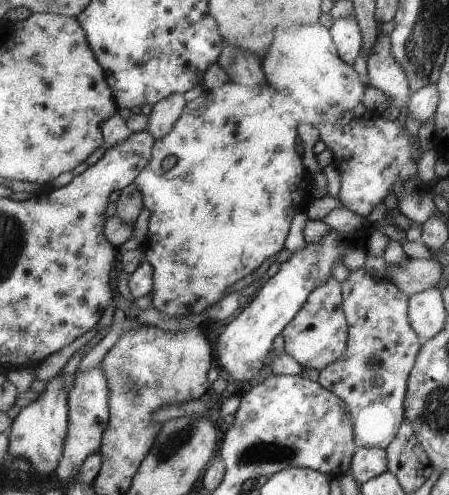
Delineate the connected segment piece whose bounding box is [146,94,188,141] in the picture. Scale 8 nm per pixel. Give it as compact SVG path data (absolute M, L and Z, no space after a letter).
M172 94L159 104L154 104L146 129L151 131L157 141L167 136L183 116L187 103L187 98L183 94Z

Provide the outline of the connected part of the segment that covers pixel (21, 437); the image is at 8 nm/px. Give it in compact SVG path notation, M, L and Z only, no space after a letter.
M63 376L56 377L47 383L46 389L35 402L22 409L9 428L9 456L25 458L31 464L31 472L49 476L59 468L59 461L63 456L63 450L66 449L67 433L70 428L70 392L65 390L68 380Z

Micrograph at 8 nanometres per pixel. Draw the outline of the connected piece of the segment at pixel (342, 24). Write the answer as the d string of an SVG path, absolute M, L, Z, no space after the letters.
M354 13L349 18L334 20L330 33L338 48L338 53L345 62L355 64L363 48L364 34L359 20Z

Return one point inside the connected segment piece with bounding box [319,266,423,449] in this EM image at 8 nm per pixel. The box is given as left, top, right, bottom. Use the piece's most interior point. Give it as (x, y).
(372, 377)

